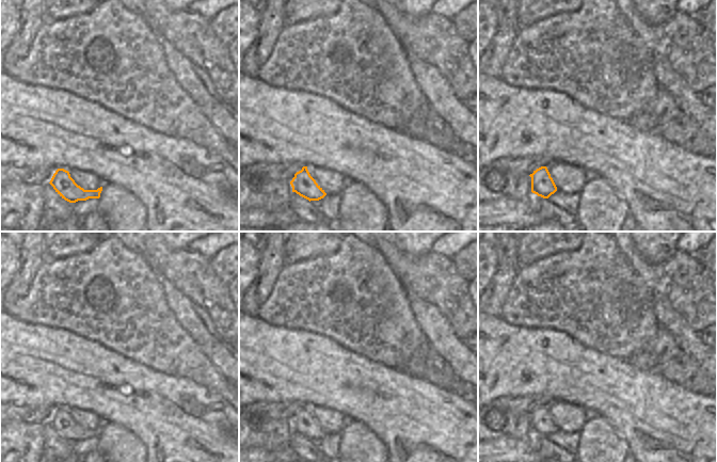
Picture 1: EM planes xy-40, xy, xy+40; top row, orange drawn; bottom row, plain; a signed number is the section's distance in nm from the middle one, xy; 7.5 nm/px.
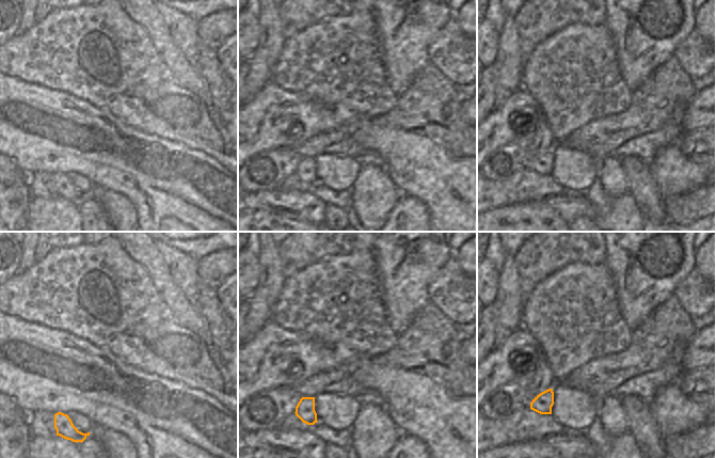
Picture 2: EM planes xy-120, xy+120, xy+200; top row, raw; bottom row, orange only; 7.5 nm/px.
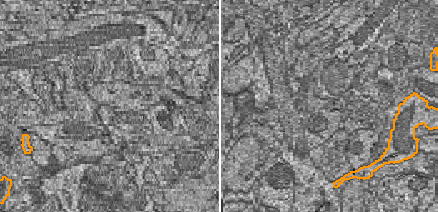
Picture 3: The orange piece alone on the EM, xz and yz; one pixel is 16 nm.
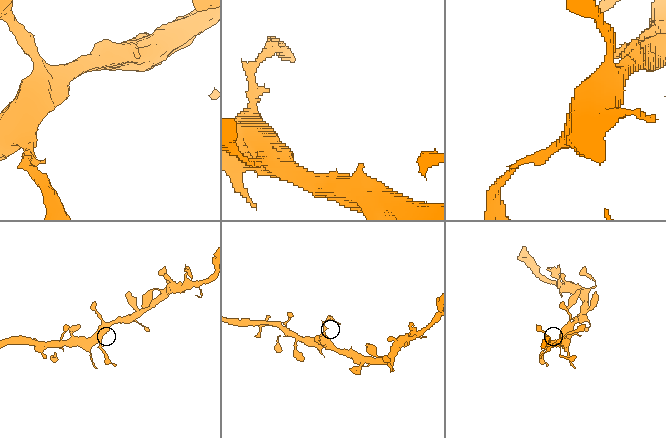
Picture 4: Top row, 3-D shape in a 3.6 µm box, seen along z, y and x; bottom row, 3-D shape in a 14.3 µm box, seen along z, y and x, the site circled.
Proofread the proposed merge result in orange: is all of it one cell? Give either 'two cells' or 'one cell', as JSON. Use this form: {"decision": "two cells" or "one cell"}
{"decision": "two cells"}

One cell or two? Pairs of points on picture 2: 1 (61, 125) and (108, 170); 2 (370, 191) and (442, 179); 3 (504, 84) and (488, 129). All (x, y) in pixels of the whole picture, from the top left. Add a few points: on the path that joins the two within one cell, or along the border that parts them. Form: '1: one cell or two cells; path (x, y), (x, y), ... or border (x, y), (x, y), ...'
1: one cell; path (74, 138), (85, 153), (91, 153), (95, 157)
2: two cells; border (383, 168), (402, 195)
3: two cells; border (514, 92), (498, 108), (494, 109)

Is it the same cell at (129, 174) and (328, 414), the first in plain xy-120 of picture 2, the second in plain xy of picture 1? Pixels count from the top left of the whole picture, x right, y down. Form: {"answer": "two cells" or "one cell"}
{"answer": "two cells"}

